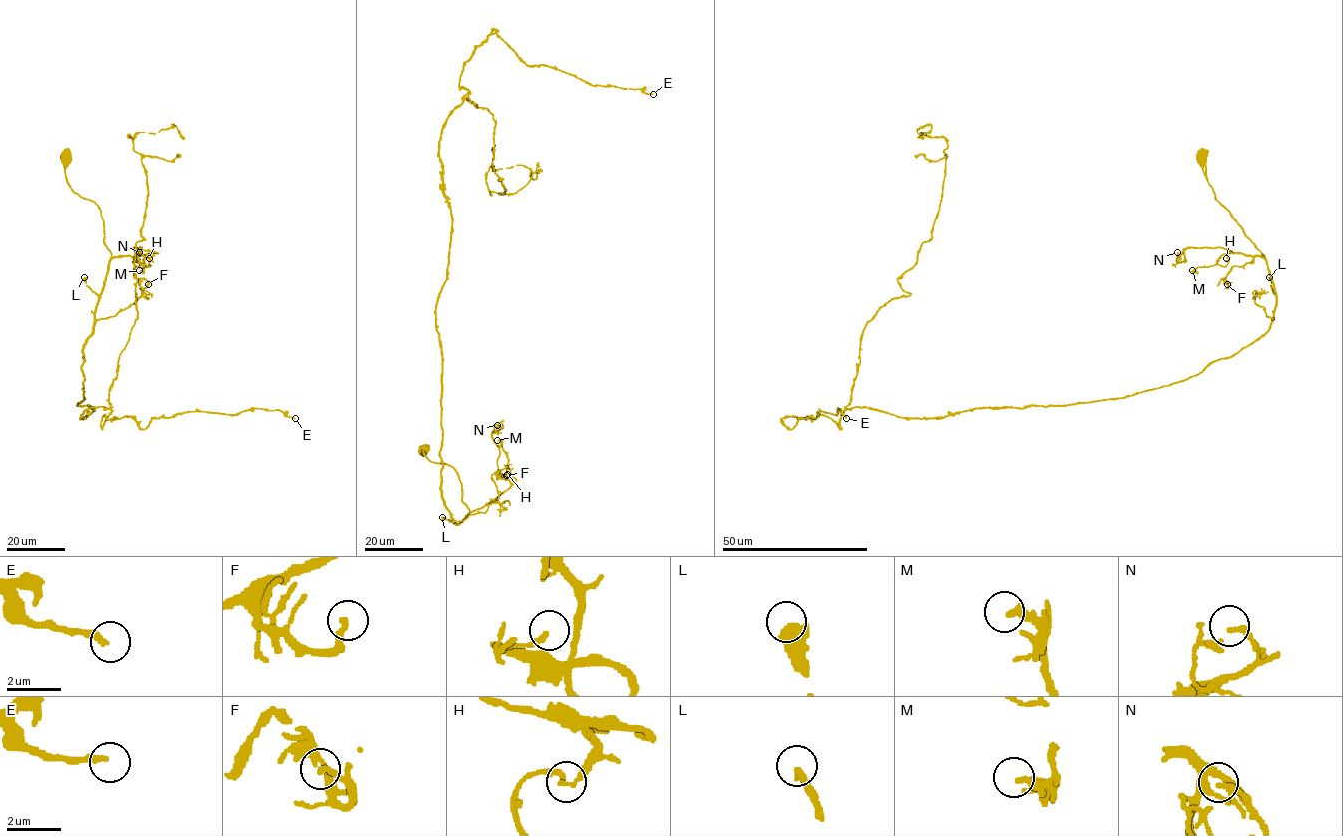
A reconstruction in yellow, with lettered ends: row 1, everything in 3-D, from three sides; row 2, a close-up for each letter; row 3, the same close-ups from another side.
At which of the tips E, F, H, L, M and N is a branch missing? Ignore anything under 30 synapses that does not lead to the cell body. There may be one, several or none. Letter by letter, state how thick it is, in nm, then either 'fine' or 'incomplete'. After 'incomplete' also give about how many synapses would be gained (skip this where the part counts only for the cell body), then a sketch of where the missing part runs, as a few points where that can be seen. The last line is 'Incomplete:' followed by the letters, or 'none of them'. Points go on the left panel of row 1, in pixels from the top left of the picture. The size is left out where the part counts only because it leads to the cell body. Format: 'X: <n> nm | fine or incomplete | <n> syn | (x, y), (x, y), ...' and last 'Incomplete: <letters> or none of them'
E: 240 nm | incomplete | 70 syn | (295, 418), (307, 418), (327, 430), (313, 423), (300, 428)
F: 240 nm | fine
H: 220 nm | fine
L: 420 nm | incomplete | 40 syn
M: 240 nm | fine
N: 140 nm | fine
Incomplete: E, L

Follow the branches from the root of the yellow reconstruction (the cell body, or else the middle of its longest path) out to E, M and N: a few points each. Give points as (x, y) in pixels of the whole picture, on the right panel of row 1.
E: (1201, 158), (1266, 262), (1264, 334), (1123, 398), (782, 421), (846, 418)
M: (1201, 158), (1198, 163), (1215, 198), (1264, 256), (1227, 253), (1212, 266), (1192, 270)
N: (1201, 158), (1198, 163), (1215, 198), (1264, 256), (1245, 256), (1218, 247), (1189, 247), (1180, 253), (1177, 252)

